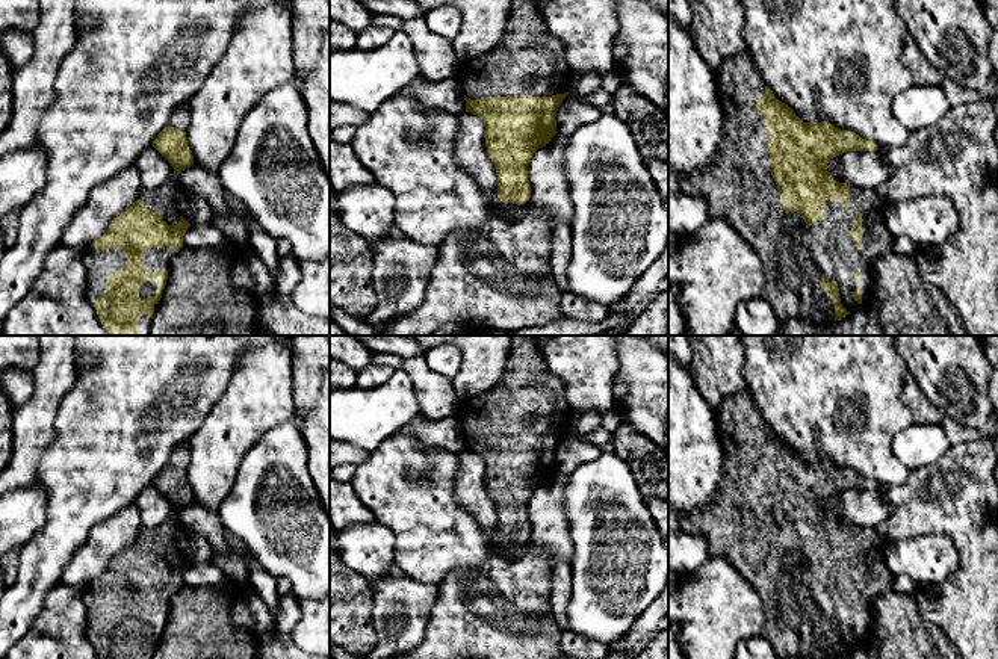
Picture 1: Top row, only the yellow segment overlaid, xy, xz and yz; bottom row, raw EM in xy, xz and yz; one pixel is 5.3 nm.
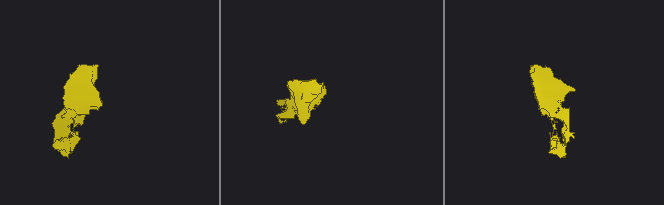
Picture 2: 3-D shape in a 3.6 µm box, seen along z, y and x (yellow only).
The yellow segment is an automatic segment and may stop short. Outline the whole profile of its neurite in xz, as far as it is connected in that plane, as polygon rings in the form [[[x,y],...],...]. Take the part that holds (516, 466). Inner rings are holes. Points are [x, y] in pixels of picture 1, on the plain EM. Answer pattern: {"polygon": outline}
{"polygon": [[[511,336],[511,364],[499,382],[457,404],[457,419],[466,438],[466,450],[478,453],[485,464],[487,491],[497,514],[497,537],[525,543],[531,537],[528,503],[534,491],[549,482],[556,470],[556,449],[570,432],[572,410],[564,382],[549,372],[535,336]]]}

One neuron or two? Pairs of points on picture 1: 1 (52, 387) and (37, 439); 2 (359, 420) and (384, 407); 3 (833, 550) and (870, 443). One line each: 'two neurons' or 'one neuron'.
1: one neuron
2: one neuron
3: two neurons

